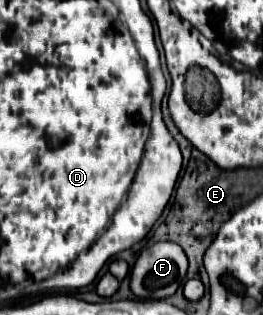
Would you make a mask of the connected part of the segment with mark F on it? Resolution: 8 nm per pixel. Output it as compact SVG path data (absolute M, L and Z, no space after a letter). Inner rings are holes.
M154 243L144 249L132 269L130 287L142 299L164 299L174 295L178 285L186 281L188 259L176 243Z

